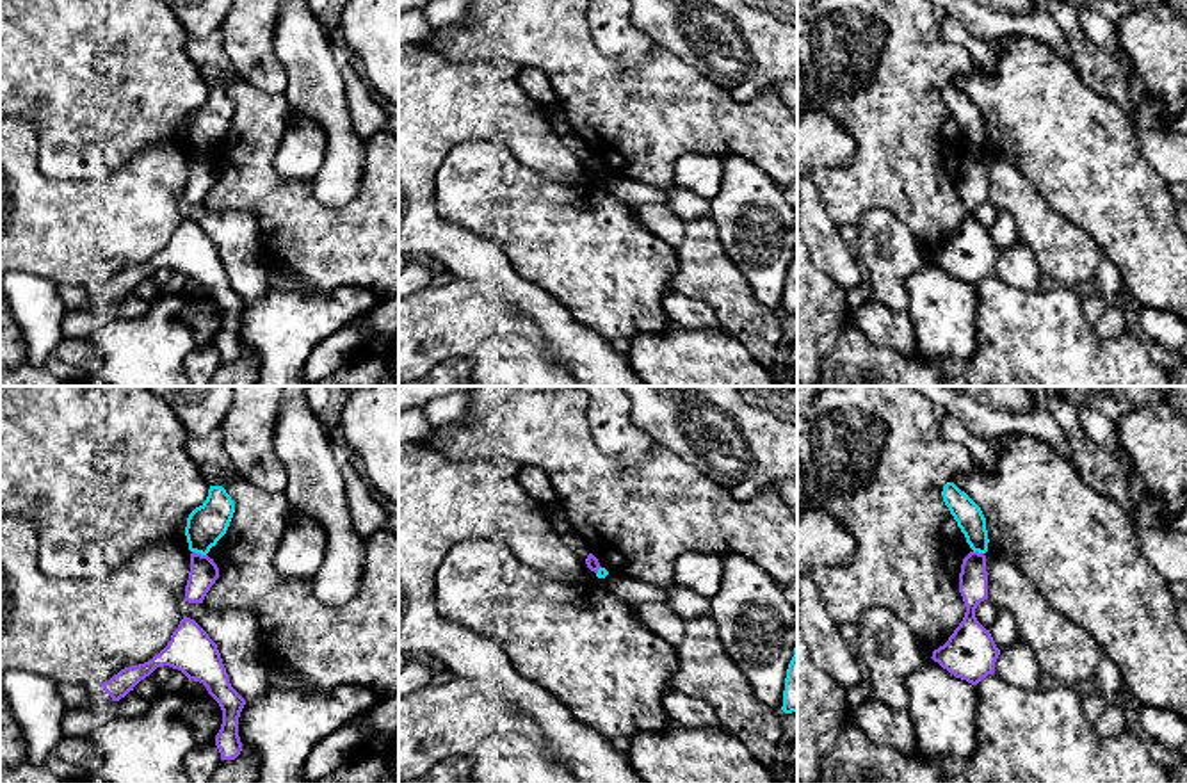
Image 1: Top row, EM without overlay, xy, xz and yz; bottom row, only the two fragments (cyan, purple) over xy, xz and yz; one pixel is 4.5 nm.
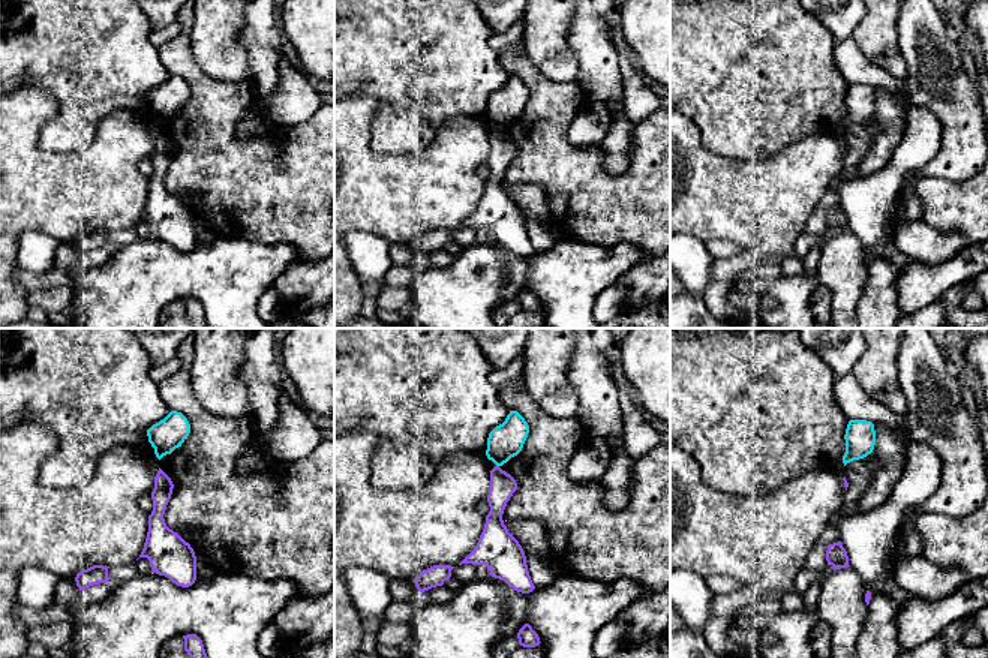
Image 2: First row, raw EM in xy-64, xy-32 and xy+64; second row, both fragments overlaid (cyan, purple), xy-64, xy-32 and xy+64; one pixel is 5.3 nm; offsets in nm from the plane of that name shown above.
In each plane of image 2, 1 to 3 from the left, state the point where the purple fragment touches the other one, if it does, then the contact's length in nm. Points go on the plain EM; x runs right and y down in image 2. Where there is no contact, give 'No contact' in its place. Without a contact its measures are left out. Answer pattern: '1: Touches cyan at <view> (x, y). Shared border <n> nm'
1: No contact
2: No contact
3: No contact

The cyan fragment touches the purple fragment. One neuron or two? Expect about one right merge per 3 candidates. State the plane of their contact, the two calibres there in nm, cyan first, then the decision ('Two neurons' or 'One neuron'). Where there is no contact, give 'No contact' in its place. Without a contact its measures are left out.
Touches cyan in xy. Thickness 180 nm (cyan) against 130 nm. Two neurons

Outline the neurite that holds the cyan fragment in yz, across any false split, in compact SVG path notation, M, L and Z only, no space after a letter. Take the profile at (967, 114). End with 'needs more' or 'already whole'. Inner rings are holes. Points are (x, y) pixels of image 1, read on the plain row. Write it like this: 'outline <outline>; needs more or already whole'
outline M954 84L943 87L941 98L970 149L986 155L989 141L981 109Z; already whole

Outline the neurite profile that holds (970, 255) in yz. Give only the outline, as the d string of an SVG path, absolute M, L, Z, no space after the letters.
M970 153L961 165L959 194L966 214L949 242L933 253L938 263L956 279L977 287L982 279L995 274L995 263L1000 256L989 231L975 219L975 210L988 201L986 157Z

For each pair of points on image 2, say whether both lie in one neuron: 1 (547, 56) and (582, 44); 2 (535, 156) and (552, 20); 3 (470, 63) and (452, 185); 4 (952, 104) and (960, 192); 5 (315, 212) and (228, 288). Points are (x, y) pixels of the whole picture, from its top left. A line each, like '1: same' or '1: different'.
1: different
2: different
3: different
4: different
5: different

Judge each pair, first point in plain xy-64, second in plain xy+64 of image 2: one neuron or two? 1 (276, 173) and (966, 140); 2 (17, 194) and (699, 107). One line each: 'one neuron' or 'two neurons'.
1: two neurons
2: two neurons

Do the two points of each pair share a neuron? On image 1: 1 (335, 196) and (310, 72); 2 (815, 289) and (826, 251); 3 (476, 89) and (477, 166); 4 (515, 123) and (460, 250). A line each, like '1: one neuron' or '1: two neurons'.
1: one neuron
2: two neurons
3: two neurons
4: one neuron

